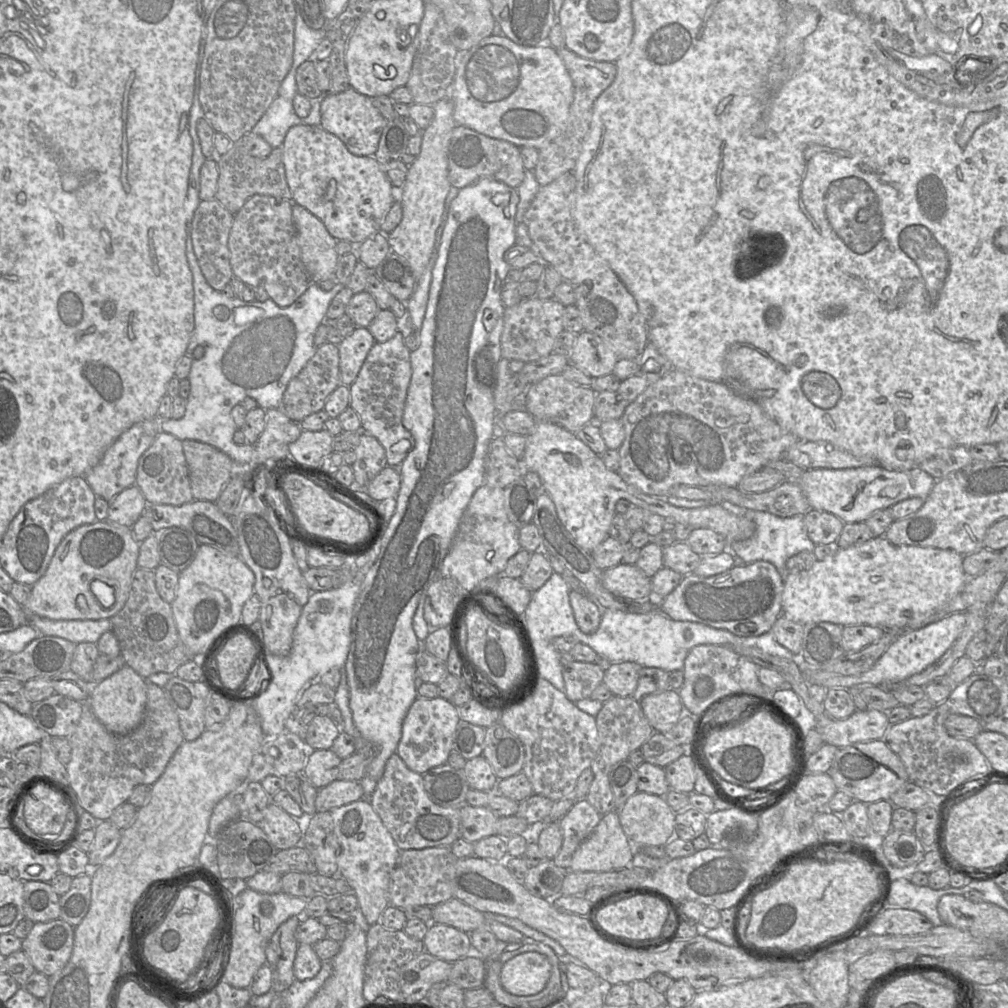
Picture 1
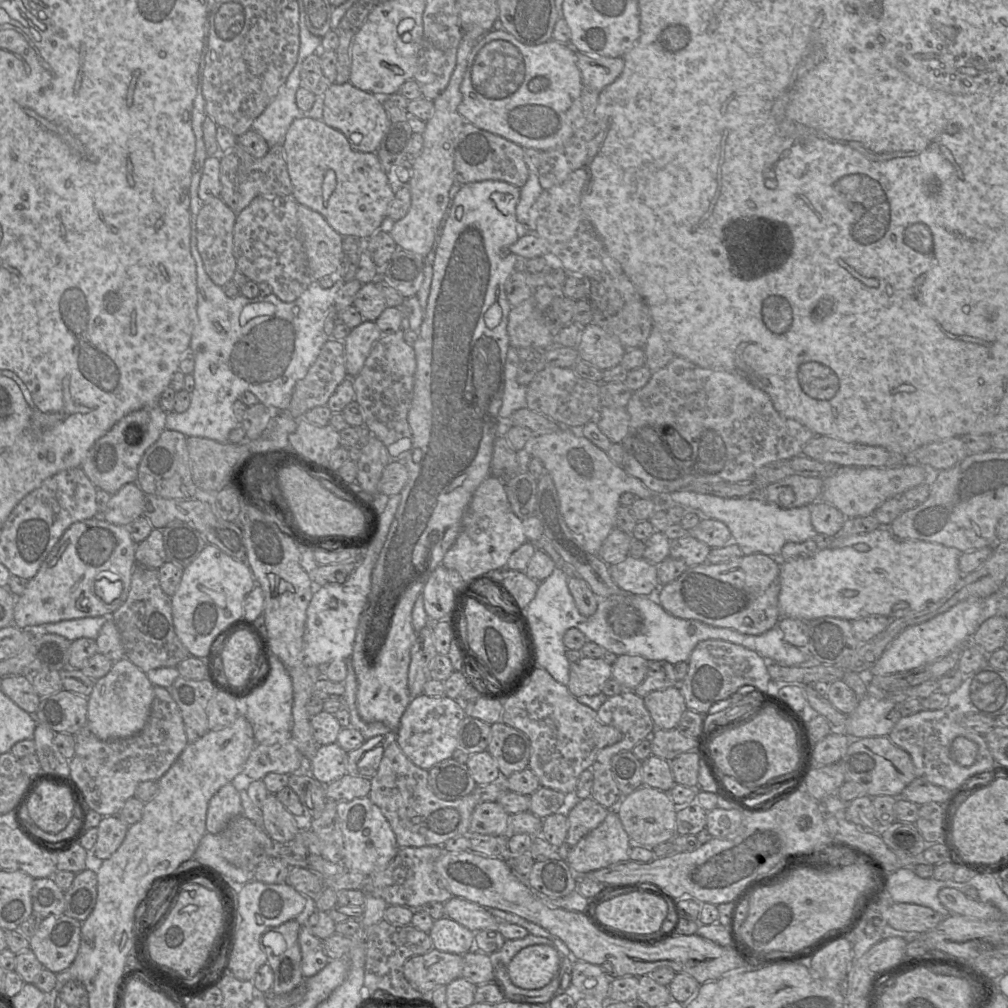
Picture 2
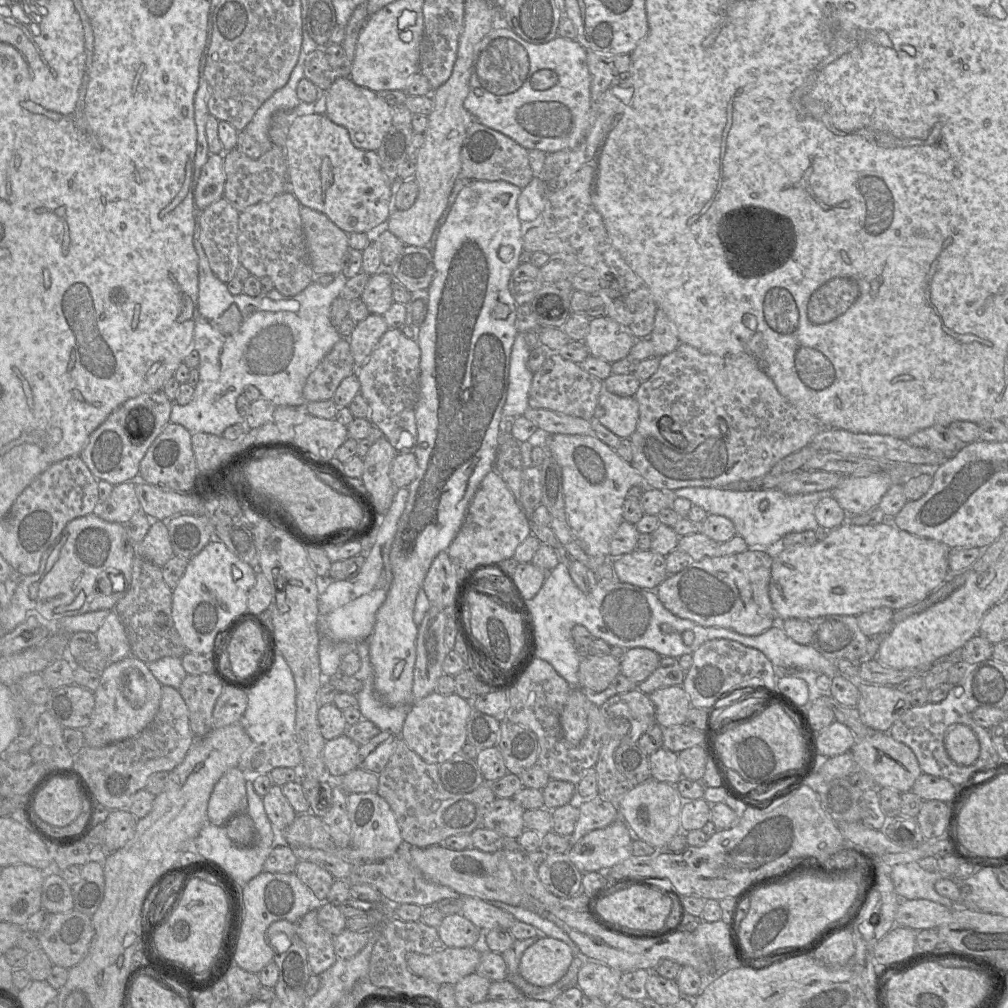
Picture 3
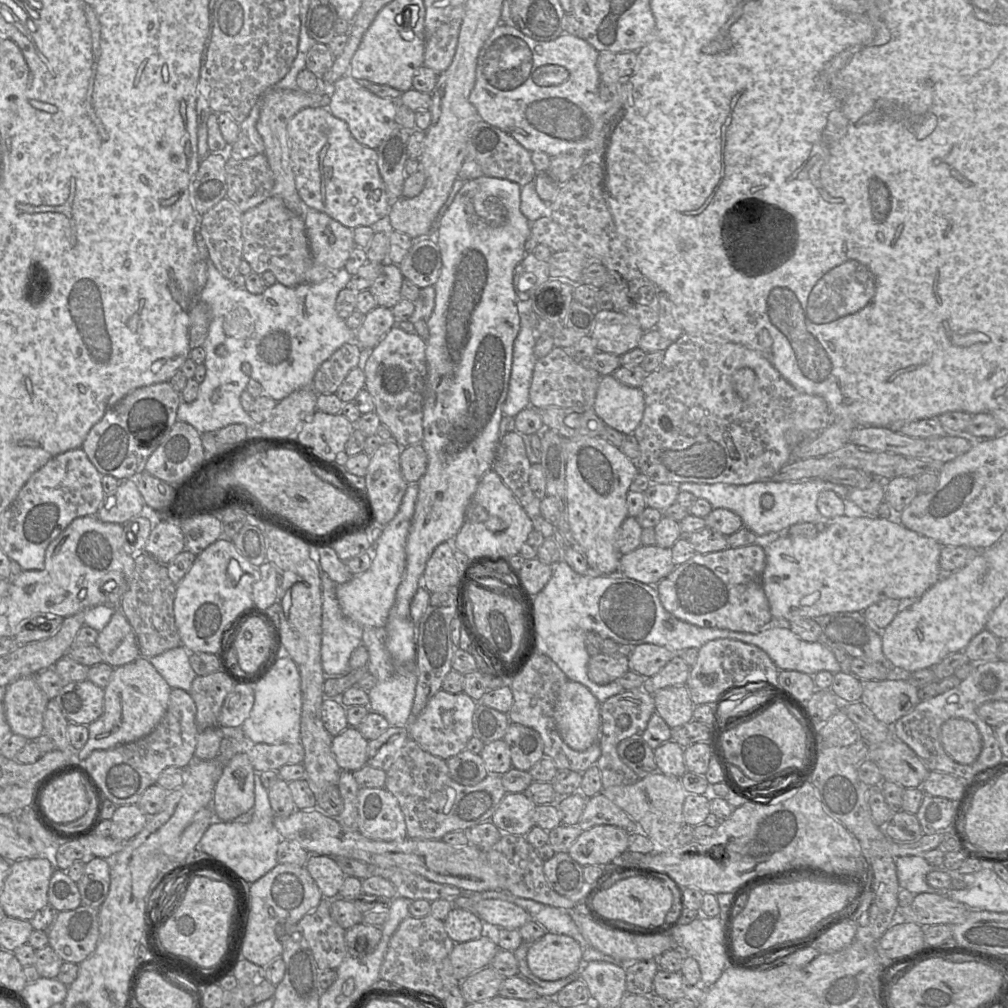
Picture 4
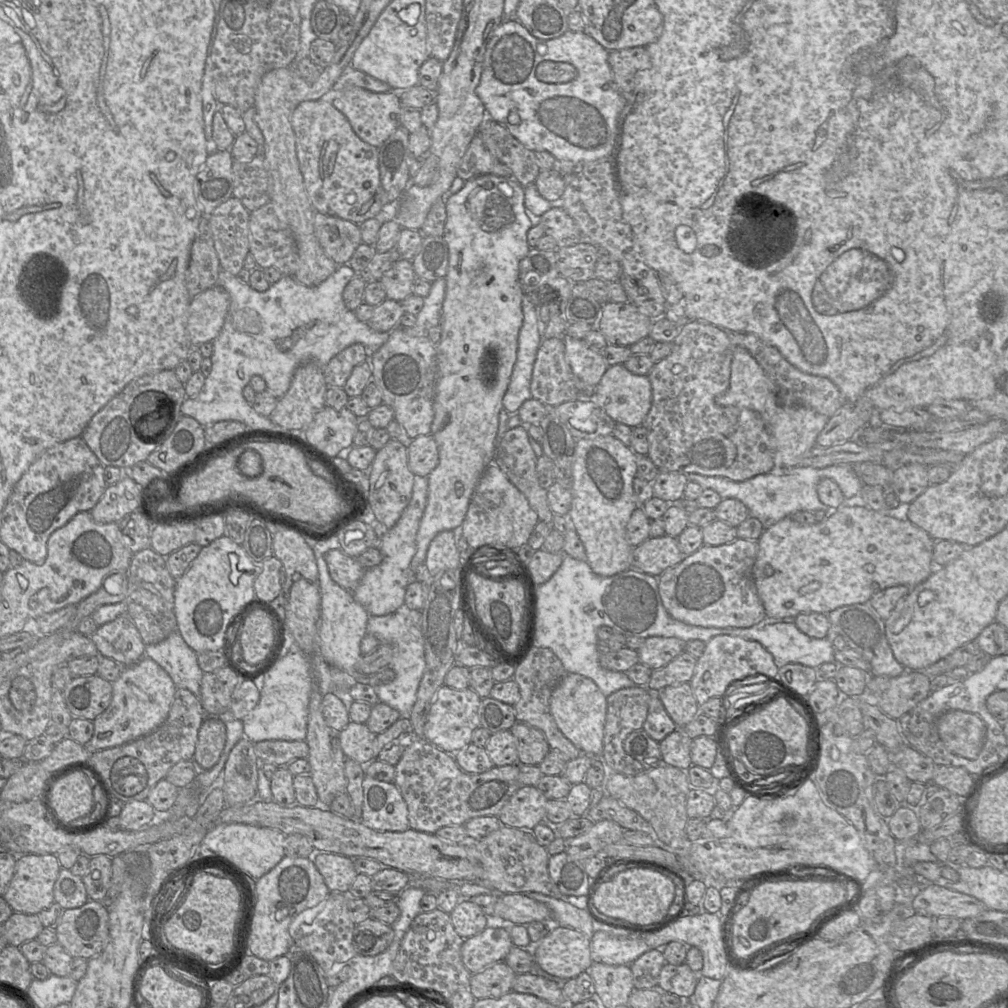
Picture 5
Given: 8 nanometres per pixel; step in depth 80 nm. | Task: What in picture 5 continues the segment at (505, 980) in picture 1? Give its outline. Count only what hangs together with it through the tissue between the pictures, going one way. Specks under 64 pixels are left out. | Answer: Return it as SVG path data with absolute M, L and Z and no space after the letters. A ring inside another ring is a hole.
M553 925L552 930L548 933L547 936L545 936L539 942L532 943L530 948L526 949L530 949L534 963L539 968L541 968L549 975L554 976L555 978L561 978L564 980L572 979L585 972L593 963L591 958L590 940L579 931L559 925Z

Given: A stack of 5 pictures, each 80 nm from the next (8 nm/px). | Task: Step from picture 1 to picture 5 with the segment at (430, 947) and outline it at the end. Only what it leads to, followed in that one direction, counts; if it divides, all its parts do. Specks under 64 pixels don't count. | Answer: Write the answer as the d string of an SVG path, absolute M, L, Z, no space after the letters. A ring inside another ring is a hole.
M461 899L450 917L455 931L463 939L471 938L487 928L487 916L468 899Z

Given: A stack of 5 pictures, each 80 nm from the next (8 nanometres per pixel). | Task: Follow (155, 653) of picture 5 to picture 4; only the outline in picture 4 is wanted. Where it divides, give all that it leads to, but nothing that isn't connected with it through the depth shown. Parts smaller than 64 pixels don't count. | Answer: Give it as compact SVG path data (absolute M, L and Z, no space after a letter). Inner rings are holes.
M180 645L148 660L171 688L189 692L197 676L190 665L189 656L189 651Z

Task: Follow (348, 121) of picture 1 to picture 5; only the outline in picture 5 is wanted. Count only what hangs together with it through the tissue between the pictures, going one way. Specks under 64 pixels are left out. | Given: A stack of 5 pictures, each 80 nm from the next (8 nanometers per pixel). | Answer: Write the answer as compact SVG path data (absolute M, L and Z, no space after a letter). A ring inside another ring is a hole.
M359 87L334 91L329 98L334 107L345 115L353 131L364 142L379 148L400 127L400 95L397 92L374 93Z

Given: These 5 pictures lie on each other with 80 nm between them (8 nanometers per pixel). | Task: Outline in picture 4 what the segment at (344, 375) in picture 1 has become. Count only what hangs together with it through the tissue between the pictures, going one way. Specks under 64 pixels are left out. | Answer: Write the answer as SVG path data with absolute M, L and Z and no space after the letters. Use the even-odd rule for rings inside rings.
M376 306L365 314L363 323L356 330L356 343L362 350L372 350L395 325L391 309Z

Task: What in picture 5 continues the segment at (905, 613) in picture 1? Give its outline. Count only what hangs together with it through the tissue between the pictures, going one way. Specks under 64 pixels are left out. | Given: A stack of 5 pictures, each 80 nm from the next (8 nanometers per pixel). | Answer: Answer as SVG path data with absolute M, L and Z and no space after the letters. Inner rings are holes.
M845 501L822 522L801 524L788 516L768 526L757 541L753 578L767 619L794 620L800 614L828 614L843 606L869 603L876 593L887 588L905 585L912 589L925 581L934 571L935 541L938 540L907 519L880 513L860 501Z

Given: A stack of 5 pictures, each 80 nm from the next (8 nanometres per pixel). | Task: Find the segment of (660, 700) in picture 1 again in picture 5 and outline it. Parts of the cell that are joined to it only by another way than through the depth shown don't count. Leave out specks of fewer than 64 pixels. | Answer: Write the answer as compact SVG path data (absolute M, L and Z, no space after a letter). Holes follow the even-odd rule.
M679 683L658 690L658 696L668 715L682 728L699 714L699 704L690 683Z

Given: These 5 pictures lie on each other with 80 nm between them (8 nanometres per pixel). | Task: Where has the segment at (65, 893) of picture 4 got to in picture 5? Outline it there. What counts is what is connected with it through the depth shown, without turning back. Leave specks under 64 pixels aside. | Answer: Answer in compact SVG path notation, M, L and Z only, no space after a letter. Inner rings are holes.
M61 868L55 882L54 898L64 909L79 908L89 900L82 877L65 868Z

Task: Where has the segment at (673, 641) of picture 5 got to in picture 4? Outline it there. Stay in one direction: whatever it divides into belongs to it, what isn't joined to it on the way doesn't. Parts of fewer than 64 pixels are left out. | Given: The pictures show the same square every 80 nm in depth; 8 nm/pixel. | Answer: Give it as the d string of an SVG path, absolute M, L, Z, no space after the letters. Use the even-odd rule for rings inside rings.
M655 644L637 645L628 657L629 670L645 677L651 677L664 667L675 654L677 653L671 649Z

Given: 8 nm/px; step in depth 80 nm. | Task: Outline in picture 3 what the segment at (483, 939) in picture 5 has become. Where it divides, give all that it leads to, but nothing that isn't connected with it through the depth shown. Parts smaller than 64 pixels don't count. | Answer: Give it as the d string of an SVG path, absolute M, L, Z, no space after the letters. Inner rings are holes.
M474 947L445 948L430 955L409 953L407 965L415 975L439 985L455 985L475 973L481 953Z

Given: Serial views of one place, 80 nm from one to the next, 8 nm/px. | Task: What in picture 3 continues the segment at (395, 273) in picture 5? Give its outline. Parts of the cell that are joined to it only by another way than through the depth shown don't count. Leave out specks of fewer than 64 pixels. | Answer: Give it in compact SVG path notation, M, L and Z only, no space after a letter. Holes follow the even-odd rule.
M386 269L369 277L360 298L370 313L383 315L392 305L391 276Z

